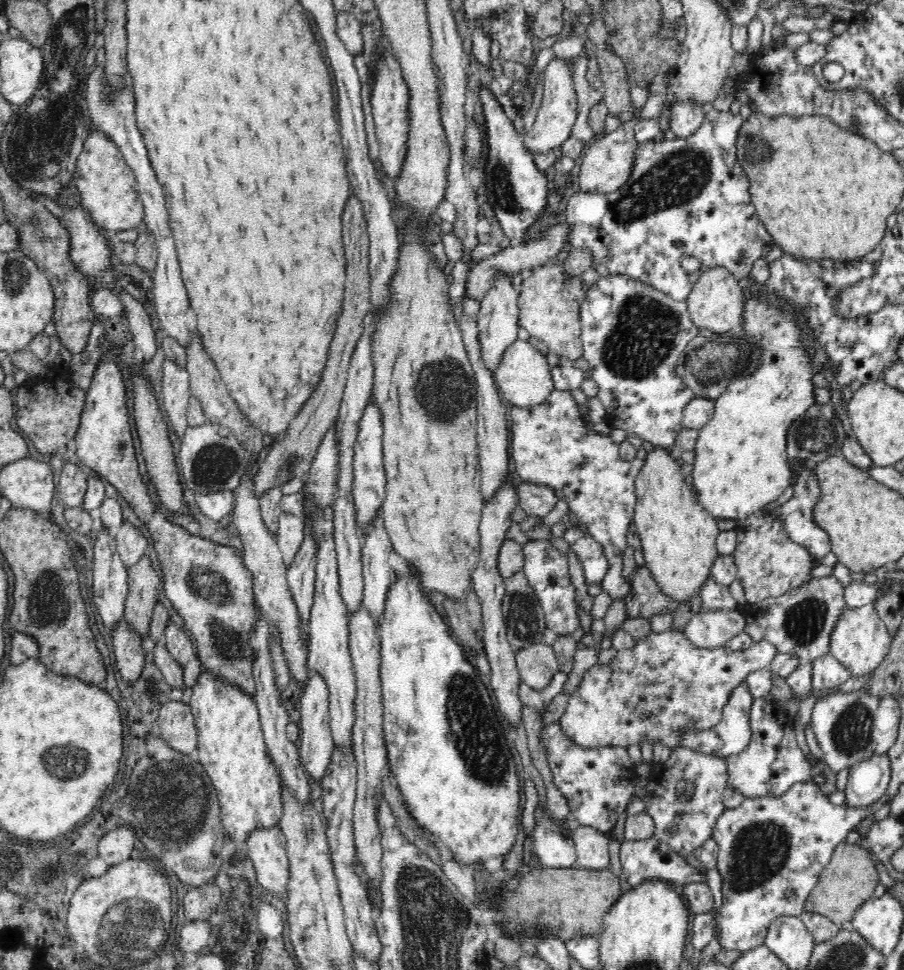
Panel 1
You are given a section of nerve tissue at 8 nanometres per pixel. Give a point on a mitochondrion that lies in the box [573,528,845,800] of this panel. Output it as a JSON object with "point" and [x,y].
{"point":[803,623]}

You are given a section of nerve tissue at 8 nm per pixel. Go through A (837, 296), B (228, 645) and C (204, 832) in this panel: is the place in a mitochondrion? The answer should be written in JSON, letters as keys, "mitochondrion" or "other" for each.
{"A":"other","B":"mitochondrion","C":"mitochondrion"}

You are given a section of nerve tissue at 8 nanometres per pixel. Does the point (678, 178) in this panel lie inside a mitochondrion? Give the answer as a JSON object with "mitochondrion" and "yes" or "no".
{"mitochondrion":"yes"}

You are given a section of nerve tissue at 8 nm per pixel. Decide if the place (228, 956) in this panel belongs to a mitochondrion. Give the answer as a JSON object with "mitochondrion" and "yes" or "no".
{"mitochondrion":"no"}

